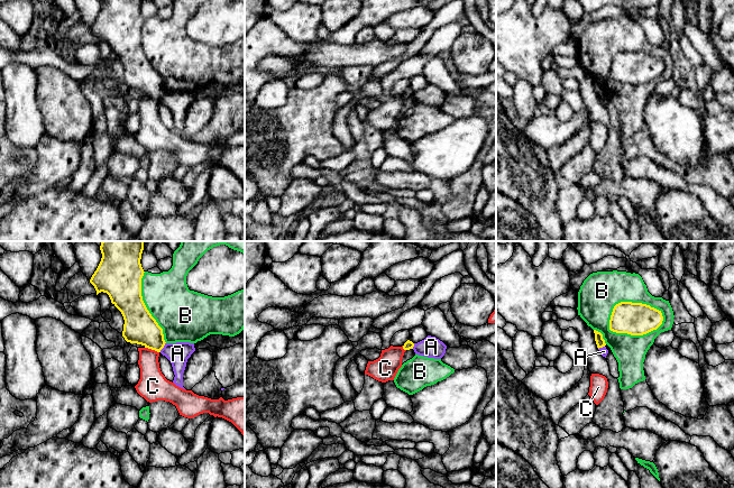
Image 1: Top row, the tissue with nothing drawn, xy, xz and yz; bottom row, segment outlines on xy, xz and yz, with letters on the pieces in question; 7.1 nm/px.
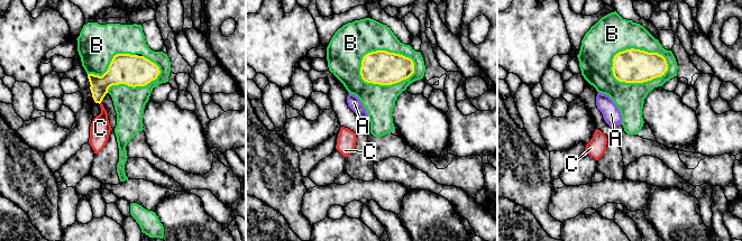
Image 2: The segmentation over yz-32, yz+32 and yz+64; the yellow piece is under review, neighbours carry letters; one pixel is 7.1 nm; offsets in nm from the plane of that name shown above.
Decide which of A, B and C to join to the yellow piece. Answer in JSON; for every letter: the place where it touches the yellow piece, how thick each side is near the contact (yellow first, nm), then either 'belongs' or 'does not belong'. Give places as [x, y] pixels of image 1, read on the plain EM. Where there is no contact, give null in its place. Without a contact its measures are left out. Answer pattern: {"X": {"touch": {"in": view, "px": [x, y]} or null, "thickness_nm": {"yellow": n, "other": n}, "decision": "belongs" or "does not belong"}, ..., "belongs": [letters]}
{"A": {"touch": {"in": "xy", "px": [163, 95]}, "thickness_nm": {"yellow": 240, "other": 160}, "decision": "does not belong"}, "B": {"touch": {"in": "yz", "px": [638, 83]}, "thickness_nm": {"yellow": 240, "other": 220}, "decision": "does not belong"}, "C": {"touch": {"in": "xy", "px": [152, 98]}, "thickness_nm": {"yellow": 240, "other": 200}, "decision": "does not belong"}, "belongs": []}

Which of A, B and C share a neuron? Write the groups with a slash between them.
A / B / C

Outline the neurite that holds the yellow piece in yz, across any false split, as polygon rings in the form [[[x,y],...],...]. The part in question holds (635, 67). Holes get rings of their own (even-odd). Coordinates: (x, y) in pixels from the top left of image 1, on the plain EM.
[[[621,50],[613,57],[609,79],[616,82],[643,84],[657,79],[663,70],[661,59],[642,52]]]

